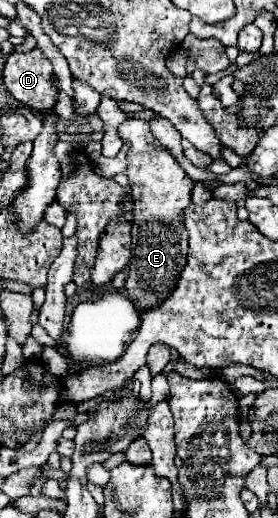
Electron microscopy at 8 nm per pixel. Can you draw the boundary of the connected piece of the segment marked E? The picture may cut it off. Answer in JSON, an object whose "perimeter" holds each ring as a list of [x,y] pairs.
{"perimeter":[[[128,118],[120,126],[120,136],[130,142],[126,176],[134,200],[132,256],[124,288],[136,310],[150,310],[170,298],[186,266],[188,238],[182,226],[182,210],[190,206],[190,190],[194,182],[180,168],[176,158],[152,136],[146,120]]]}

